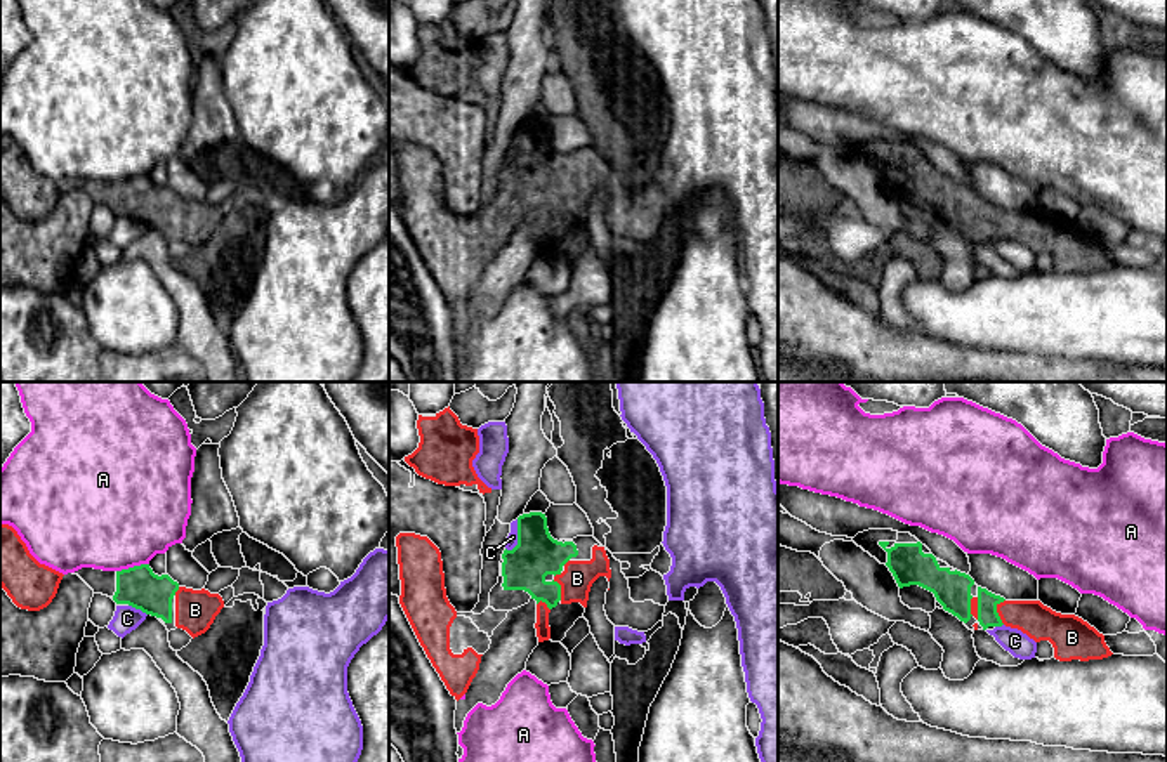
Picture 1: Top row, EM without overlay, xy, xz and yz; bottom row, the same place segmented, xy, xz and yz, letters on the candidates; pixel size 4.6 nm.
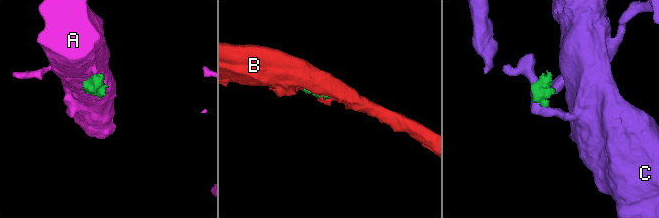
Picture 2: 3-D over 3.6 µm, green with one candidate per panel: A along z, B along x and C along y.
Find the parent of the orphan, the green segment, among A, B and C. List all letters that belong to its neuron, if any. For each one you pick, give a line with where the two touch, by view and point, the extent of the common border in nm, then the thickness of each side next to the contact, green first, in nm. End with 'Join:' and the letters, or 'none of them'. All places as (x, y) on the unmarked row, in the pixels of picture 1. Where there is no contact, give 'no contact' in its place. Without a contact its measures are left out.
B: contact yz (995, 223); length 120 nm; calibres 100 and 160 nm
Join: B

